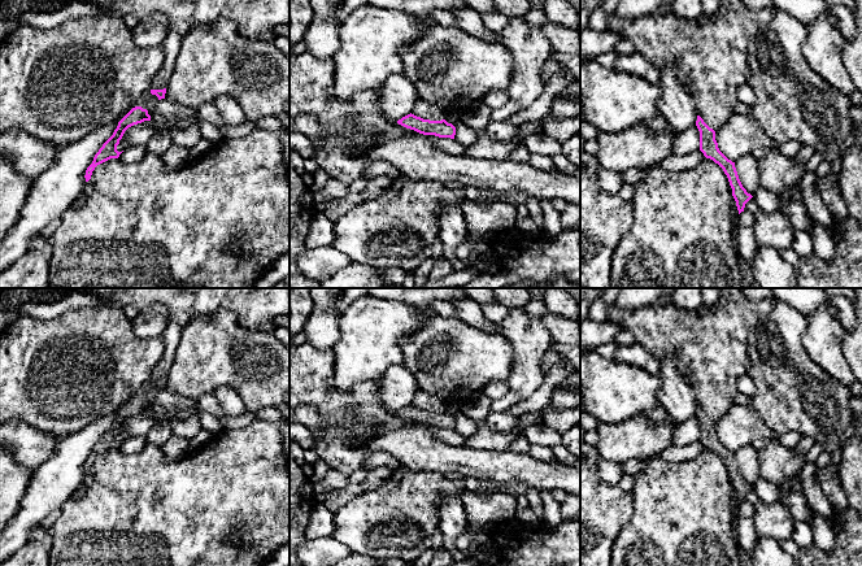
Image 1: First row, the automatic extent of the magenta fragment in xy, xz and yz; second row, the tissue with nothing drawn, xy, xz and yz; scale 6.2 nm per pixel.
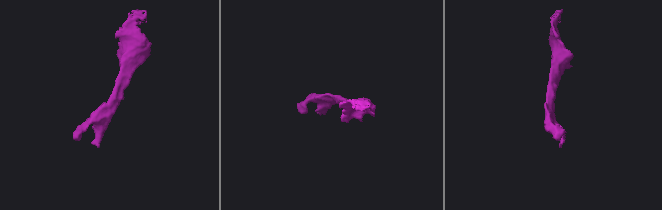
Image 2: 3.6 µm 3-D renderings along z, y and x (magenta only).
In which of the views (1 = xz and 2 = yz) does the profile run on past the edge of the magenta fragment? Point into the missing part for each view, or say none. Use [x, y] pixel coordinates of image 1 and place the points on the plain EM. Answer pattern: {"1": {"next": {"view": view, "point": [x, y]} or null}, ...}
{"1": {"next": null}, "2": {"next": null}}

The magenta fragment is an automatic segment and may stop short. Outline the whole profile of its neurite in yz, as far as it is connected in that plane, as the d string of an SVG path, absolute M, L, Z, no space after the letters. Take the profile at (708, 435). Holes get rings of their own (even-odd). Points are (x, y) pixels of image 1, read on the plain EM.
M697 406L696 417L700 422L700 441L704 444L706 449L713 450L723 460L732 479L732 487L736 492L736 497L740 505L741 502L744 502L745 495L753 487L748 484L746 480L743 478L735 458L735 453L728 450L719 441L718 434L715 431L715 422L710 419L700 406Z

